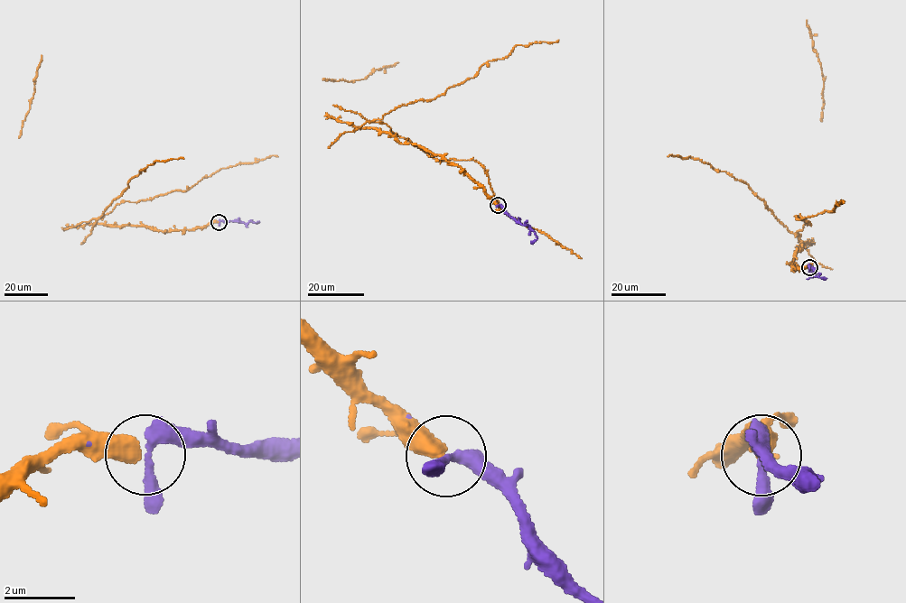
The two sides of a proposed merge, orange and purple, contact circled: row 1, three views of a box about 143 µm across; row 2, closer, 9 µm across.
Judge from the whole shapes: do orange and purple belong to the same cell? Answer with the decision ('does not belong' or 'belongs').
belongs

